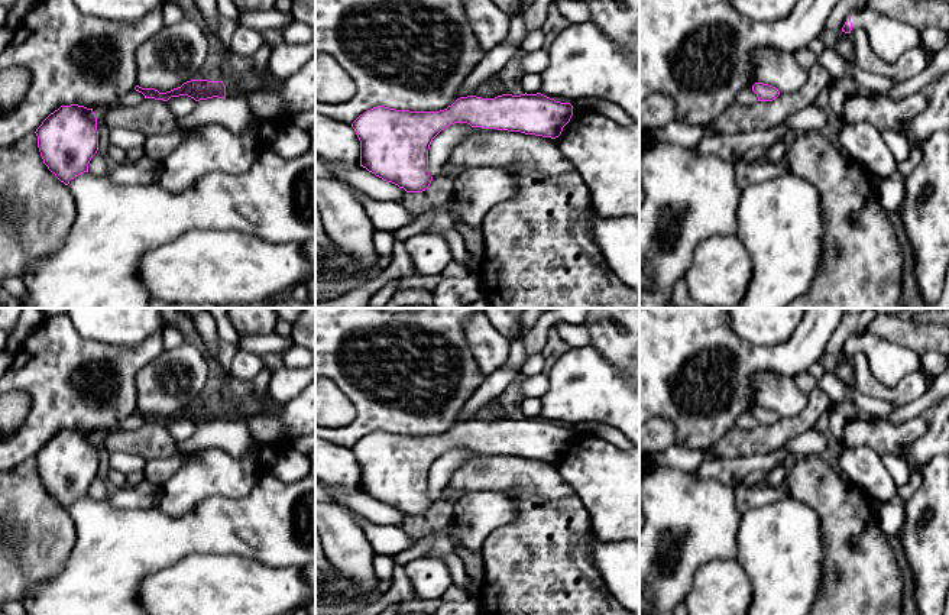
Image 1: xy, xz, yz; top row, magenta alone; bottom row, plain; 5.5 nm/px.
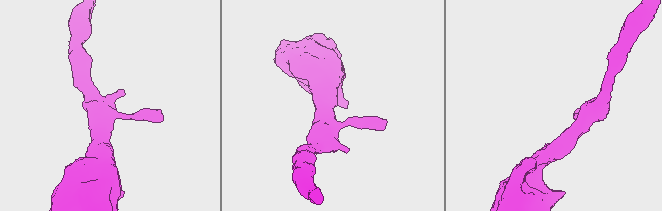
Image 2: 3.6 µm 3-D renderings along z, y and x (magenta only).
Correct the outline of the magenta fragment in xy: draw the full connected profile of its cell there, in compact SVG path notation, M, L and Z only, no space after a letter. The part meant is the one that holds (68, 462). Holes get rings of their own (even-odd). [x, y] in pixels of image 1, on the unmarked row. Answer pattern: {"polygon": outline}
{"polygon": "M61 430L36 453L43 488L65 509L88 496L88 488L98 475L97 441L93 433Z"}

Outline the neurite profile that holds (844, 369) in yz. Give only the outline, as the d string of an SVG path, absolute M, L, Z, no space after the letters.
M841 356L836 360L833 373L843 382L846 386L855 386L855 370L851 357Z

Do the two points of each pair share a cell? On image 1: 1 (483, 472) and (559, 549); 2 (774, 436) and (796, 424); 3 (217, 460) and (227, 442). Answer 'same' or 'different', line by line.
1: same
2: same
3: different

